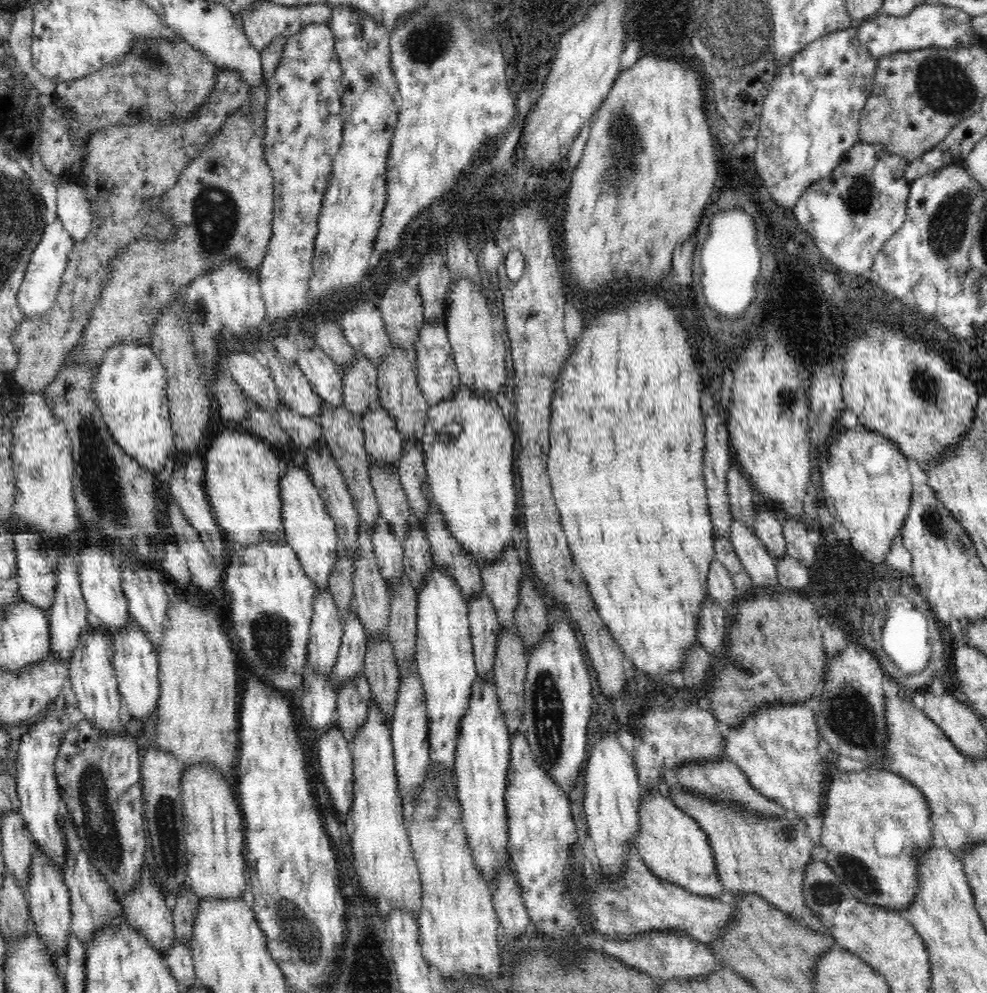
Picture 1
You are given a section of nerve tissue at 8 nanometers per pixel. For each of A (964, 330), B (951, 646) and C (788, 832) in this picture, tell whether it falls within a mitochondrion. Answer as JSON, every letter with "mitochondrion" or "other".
{"A":"other","B":"other","C":"other"}

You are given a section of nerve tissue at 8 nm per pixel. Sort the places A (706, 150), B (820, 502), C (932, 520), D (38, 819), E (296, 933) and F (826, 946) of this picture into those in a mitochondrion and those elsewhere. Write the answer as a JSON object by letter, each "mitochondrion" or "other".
{"A":"other","B":"other","C":"mitochondrion","D":"other","E":"mitochondrion","F":"other"}

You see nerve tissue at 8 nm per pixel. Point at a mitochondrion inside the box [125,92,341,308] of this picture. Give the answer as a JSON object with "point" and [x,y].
{"point":[214,212]}

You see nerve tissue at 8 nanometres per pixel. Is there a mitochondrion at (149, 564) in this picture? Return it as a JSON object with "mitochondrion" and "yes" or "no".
{"mitochondrion":"no"}

